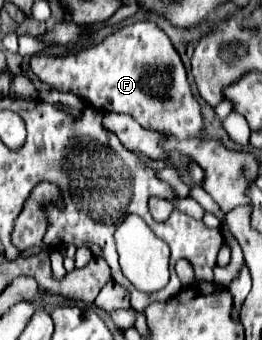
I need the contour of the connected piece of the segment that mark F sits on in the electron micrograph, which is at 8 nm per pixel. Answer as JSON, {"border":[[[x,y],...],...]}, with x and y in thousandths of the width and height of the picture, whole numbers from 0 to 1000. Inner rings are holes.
{"border":[[[576,62],[462,79],[378,132],[324,138],[294,156],[126,162],[118,209],[156,244],[279,274],[385,332],[500,338],[561,385],[721,409],[752,403],[775,379],[767,315],[729,274],[698,179],[645,109]]]}

